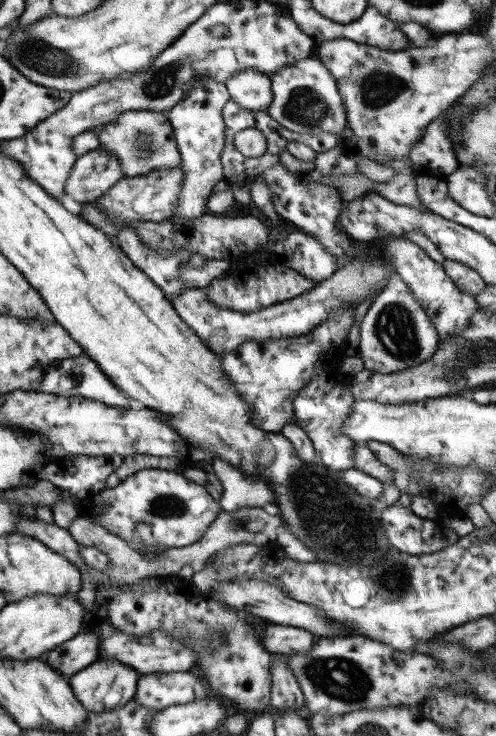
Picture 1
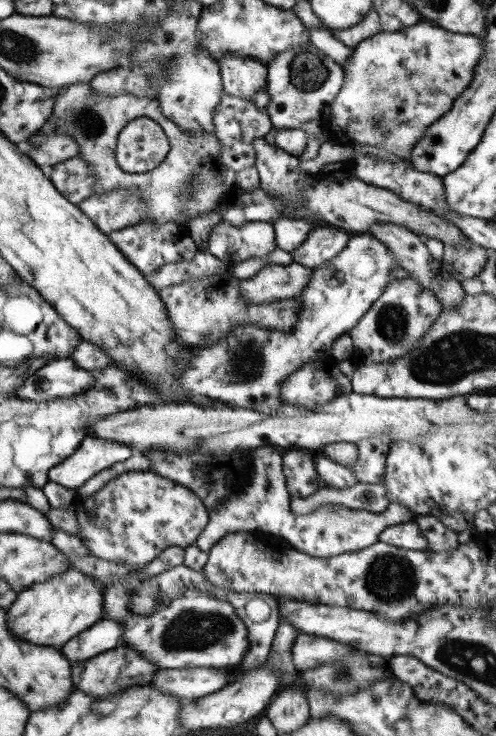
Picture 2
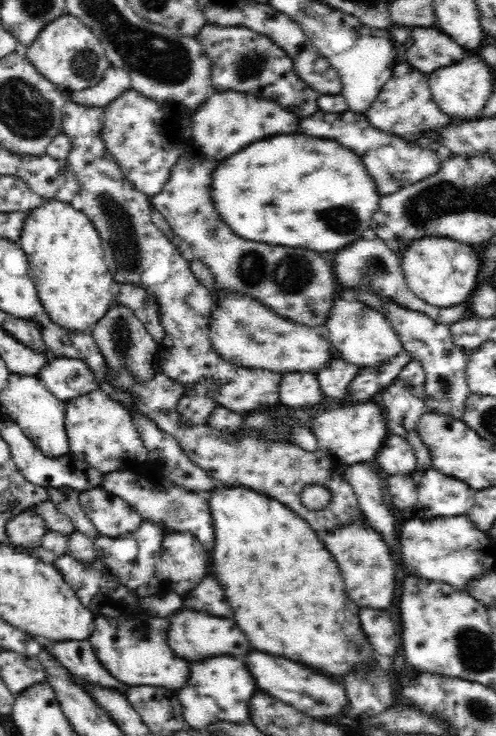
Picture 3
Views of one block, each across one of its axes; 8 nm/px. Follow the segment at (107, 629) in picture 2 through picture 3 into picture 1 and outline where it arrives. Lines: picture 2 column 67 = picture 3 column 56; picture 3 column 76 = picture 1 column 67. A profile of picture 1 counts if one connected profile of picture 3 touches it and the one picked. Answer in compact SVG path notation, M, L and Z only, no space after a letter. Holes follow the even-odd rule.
M78 632L42 655L55 672L69 677L89 666L98 656L98 636L94 632Z

